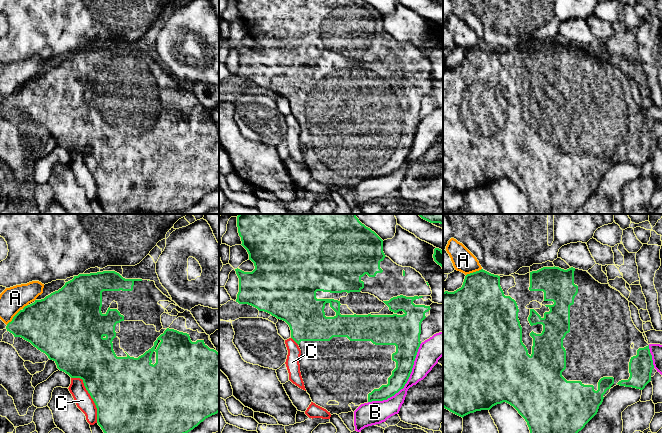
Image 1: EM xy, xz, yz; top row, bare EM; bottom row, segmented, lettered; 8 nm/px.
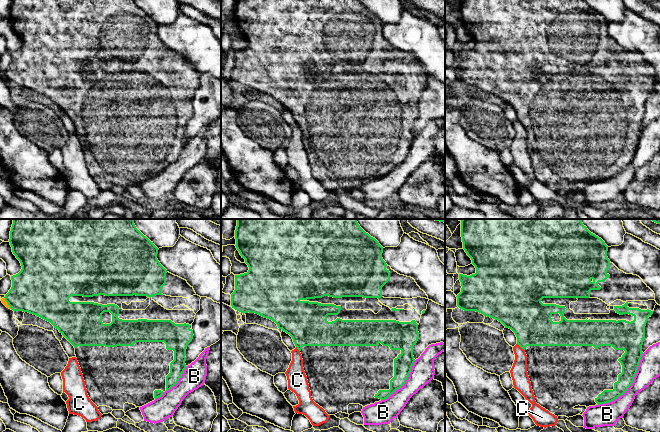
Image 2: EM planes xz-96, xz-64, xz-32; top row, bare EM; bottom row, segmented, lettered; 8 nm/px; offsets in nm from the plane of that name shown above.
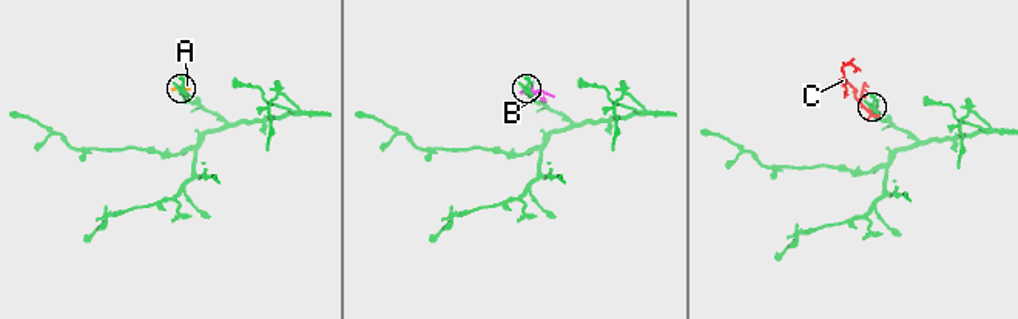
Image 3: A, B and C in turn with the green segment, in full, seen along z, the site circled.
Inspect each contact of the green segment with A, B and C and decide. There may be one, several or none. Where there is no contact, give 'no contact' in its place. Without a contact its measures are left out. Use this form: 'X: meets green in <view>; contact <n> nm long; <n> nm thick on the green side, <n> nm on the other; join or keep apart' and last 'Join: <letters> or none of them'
A: meets green in xy; contact 170 nm long; 380 nm thick on the green side, 200 nm on the other; keep apart
B: meets green in xz; contact 650 nm long; 170 nm thick on the green side, 170 nm on the other; keep apart
C: meets green in xy; contact 420 nm long; 480 nm thick on the green side, 140 nm on the other; keep apart
Join: none of them

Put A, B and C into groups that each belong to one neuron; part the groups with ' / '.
A / B / C

